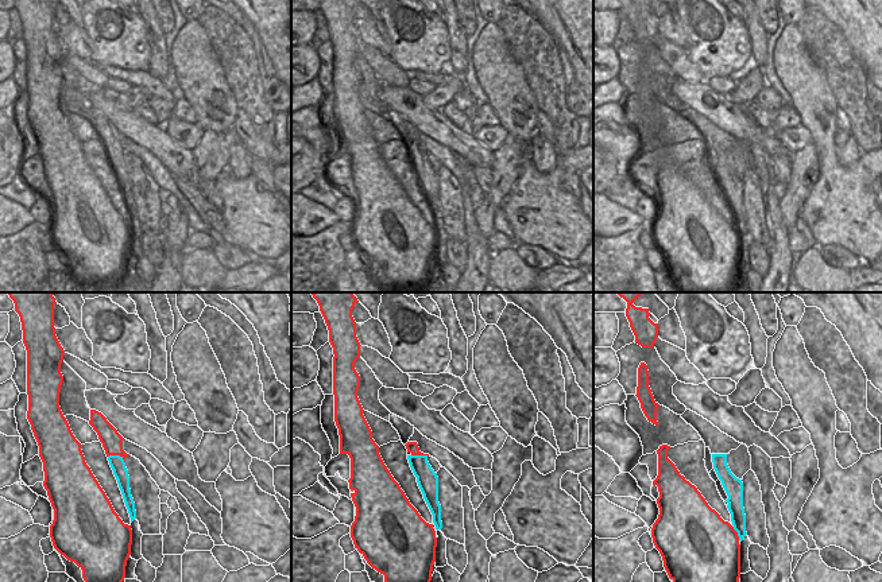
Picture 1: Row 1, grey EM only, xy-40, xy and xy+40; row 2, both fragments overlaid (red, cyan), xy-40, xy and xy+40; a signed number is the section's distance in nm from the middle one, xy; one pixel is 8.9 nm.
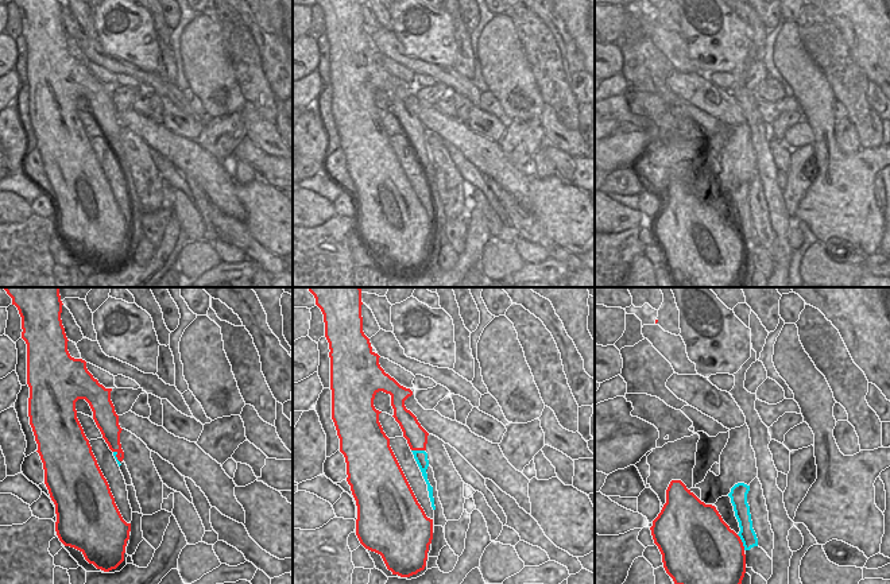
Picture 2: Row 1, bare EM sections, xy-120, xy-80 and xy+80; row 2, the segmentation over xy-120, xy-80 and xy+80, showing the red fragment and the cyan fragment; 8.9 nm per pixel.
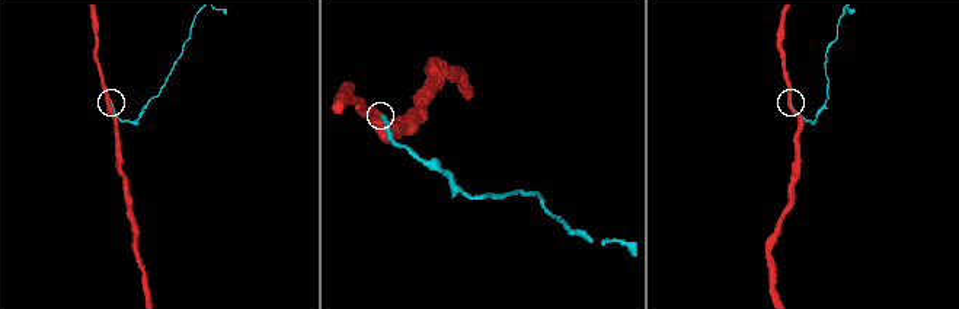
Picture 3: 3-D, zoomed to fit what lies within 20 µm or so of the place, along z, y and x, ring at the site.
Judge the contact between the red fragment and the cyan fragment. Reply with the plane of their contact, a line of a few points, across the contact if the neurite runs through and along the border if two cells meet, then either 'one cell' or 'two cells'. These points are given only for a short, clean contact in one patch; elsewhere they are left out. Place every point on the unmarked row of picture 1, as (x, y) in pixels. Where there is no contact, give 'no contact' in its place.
xy-40 | one cell

